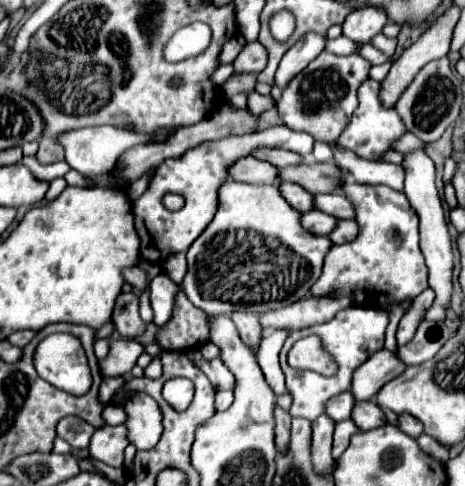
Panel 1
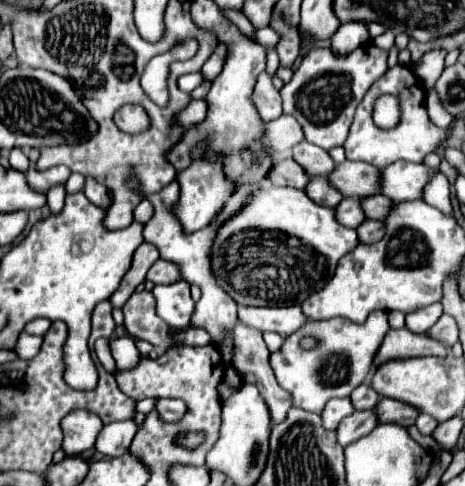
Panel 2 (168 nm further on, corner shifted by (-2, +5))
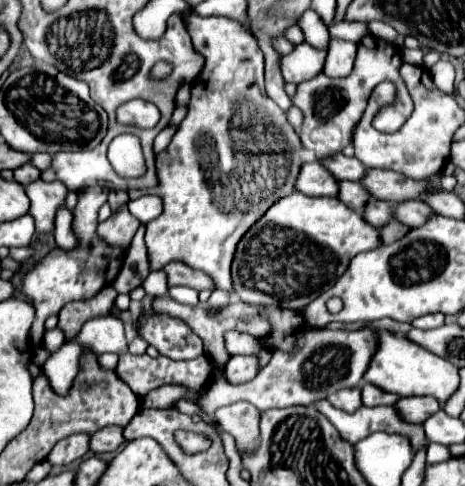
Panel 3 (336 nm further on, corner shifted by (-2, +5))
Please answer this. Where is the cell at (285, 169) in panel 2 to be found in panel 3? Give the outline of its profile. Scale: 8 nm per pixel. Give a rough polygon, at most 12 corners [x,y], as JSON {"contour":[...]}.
{"contour":[[318,161],[304,163],[296,189],[338,197],[338,179]]}

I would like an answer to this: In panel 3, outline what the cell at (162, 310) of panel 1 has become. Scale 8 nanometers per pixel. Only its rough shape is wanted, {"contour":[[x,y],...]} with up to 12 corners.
{"contour":[[170,287],[168,295],[184,305],[198,303],[192,287]]}

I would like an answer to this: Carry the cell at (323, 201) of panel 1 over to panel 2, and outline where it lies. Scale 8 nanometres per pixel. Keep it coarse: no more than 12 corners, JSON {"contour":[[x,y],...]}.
{"contour":[[362,197],[360,207],[368,219],[384,219],[390,199]]}

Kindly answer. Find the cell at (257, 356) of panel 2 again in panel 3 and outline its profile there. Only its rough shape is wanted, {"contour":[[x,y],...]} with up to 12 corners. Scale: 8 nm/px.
{"contour":[[234,355],[224,367],[232,385],[258,373],[256,355]]}

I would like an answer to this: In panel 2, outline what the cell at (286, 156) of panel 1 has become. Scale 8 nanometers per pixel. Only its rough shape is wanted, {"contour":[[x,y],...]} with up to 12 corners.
{"contour":[[298,143],[292,157],[310,177],[326,175],[334,161],[324,149]]}

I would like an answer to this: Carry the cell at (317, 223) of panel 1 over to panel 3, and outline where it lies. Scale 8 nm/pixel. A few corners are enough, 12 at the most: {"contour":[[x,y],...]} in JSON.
{"contour":[[370,199],[364,219],[384,227],[392,219],[392,205]]}

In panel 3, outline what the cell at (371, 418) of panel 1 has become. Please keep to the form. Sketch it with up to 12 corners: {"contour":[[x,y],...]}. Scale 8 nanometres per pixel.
{"contour":[[404,397],[396,407],[410,423],[440,411],[434,397]]}

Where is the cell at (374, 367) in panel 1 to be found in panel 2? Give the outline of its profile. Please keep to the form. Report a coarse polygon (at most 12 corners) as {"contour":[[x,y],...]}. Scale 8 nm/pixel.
{"contour":[[390,329],[374,369],[396,359],[446,355],[448,349],[408,329]]}

